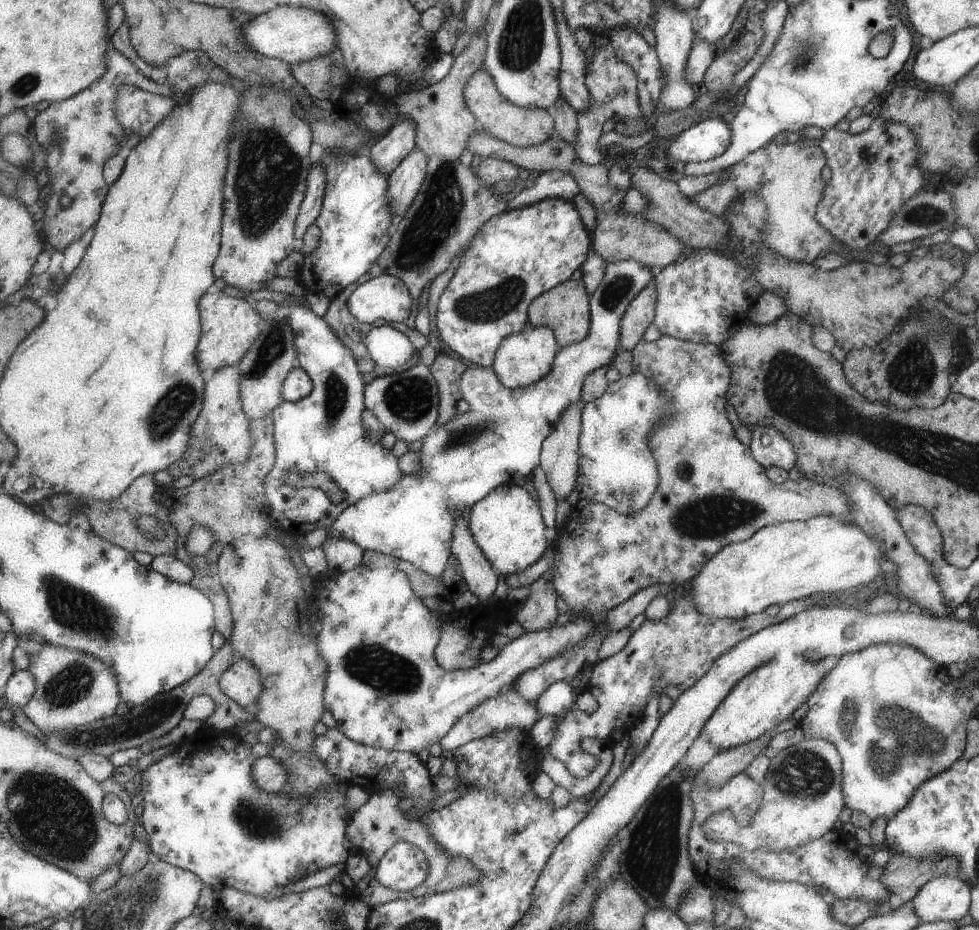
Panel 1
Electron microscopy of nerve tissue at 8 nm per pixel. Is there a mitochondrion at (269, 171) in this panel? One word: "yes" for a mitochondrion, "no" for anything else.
yes

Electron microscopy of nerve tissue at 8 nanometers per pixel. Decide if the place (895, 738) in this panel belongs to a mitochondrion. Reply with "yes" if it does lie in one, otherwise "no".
yes

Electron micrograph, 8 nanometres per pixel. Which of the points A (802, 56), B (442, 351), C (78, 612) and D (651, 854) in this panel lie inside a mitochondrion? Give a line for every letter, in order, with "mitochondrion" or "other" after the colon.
A: mitochondrion
B: other
C: mitochondrion
D: mitochondrion

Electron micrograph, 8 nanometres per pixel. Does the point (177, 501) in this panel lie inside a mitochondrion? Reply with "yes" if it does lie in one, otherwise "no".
no

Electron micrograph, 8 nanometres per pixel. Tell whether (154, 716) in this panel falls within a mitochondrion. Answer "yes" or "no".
yes

